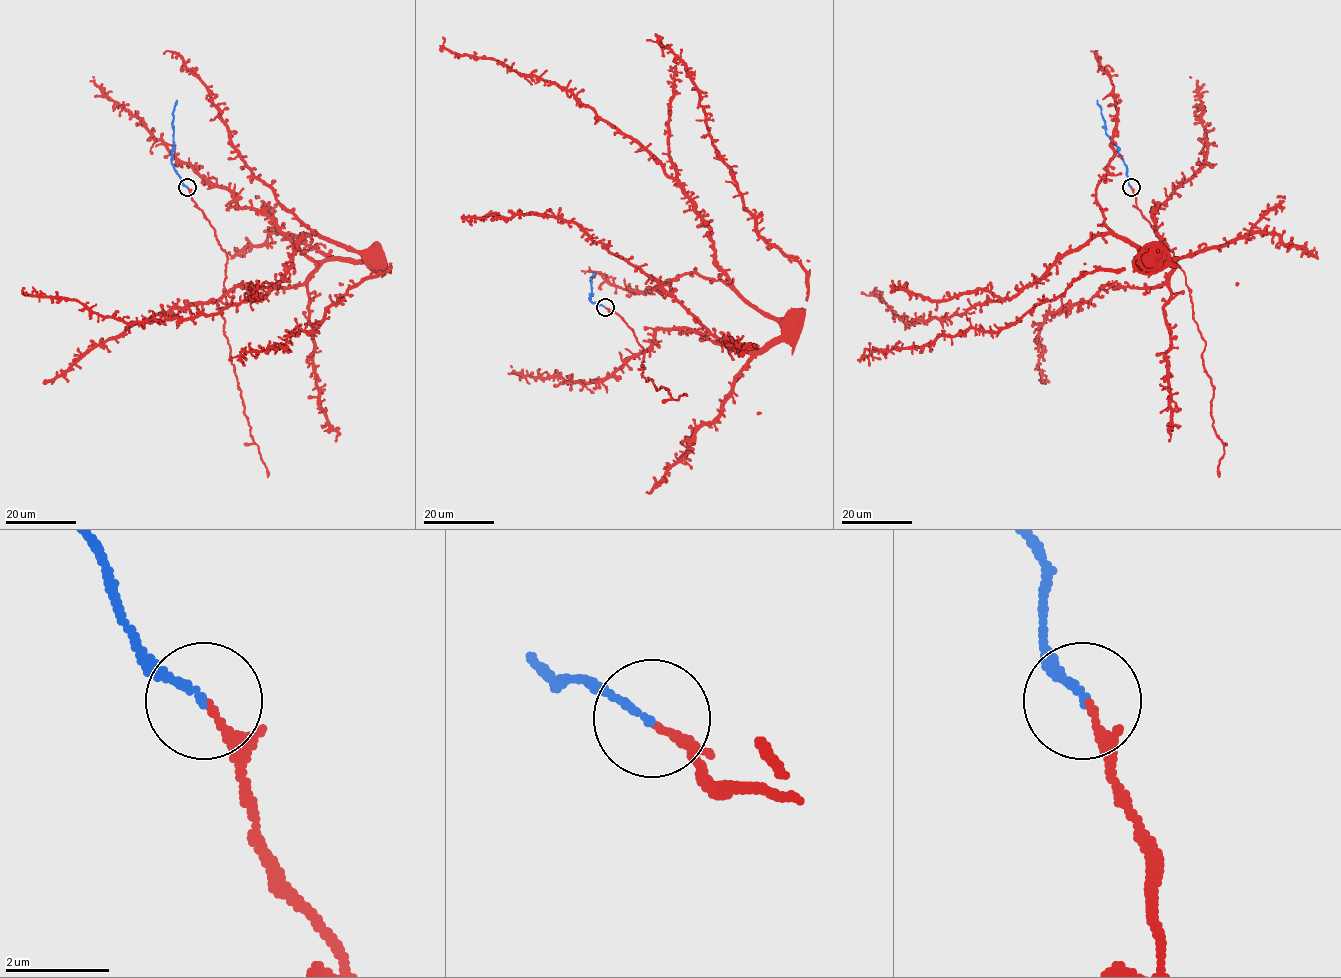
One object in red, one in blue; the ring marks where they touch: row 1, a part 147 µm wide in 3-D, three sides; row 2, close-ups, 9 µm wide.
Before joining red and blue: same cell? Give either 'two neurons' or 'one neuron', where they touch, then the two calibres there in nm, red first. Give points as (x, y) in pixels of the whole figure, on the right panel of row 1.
one neuron | (1131, 187) | 140/130 nm

